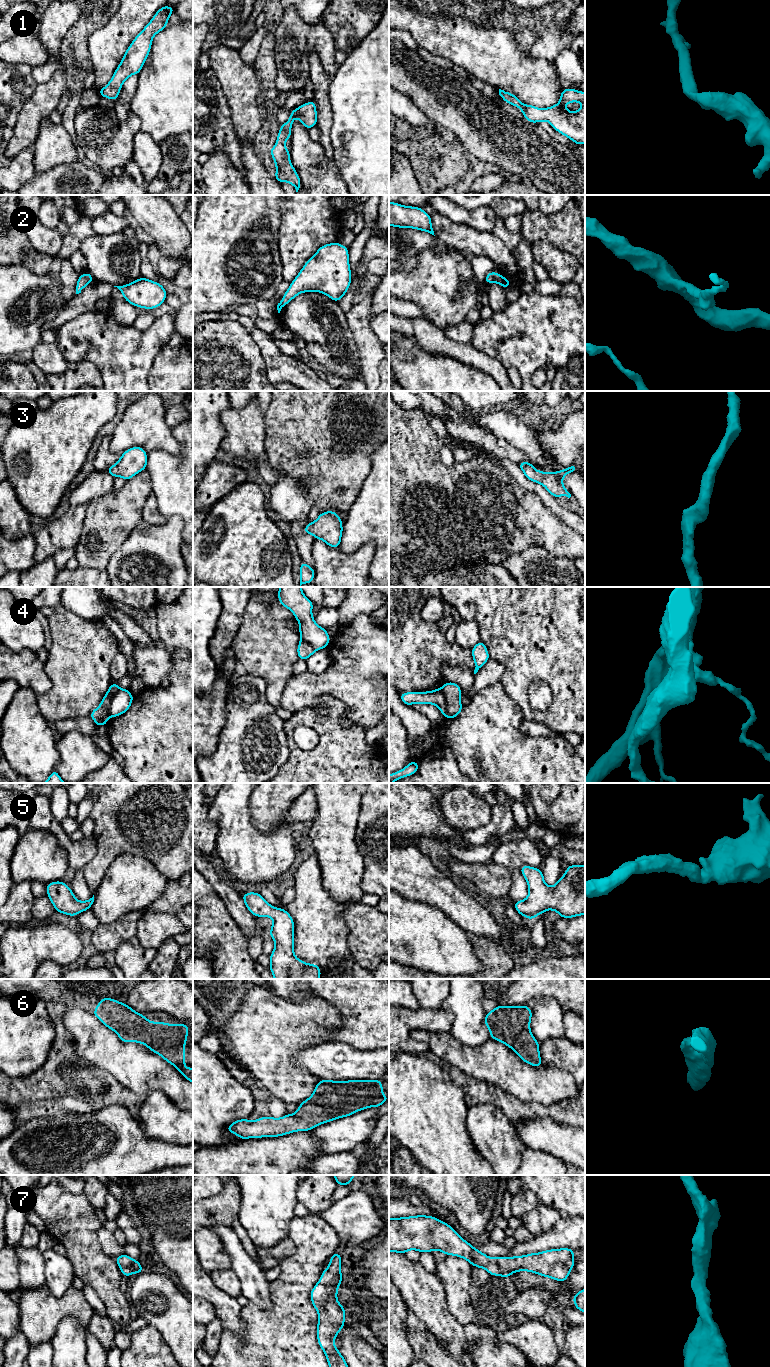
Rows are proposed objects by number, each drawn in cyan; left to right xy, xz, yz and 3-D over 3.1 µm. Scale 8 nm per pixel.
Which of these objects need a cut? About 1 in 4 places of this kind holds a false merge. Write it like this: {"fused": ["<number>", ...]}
{"fused": ["4", "6"]}

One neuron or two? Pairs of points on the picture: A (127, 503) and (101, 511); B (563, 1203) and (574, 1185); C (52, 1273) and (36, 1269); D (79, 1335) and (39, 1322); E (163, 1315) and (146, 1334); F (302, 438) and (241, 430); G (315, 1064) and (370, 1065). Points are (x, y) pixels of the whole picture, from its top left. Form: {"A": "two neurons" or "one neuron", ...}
{"A": "one neuron", "B": "one neuron", "C": "two neurons", "D": "two neurons", "E": "two neurons", "F": "two neurons", "G": "one neuron"}

